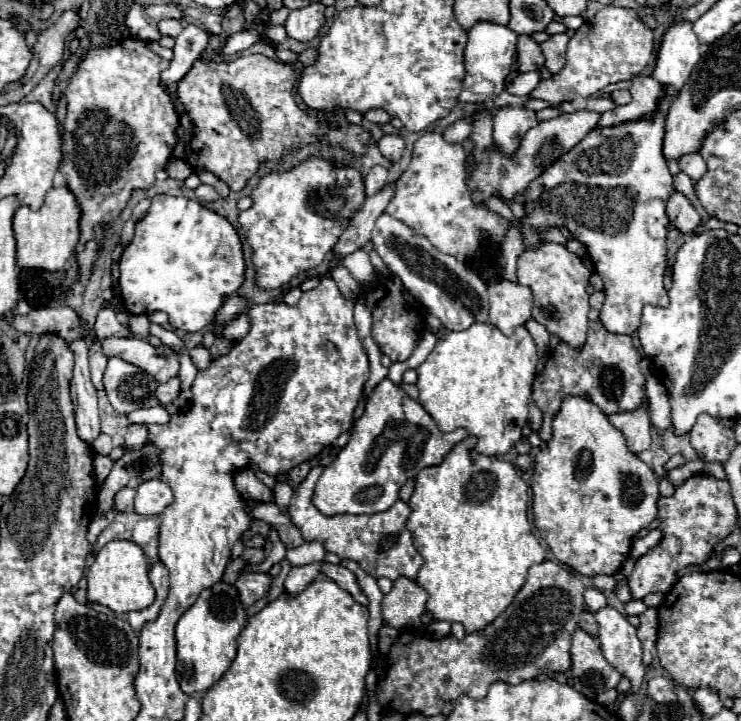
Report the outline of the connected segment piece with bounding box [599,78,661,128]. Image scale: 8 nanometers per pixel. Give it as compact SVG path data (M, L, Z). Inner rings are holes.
M633 78L633 86L629 92L631 92L631 102L627 106L617 106L613 110L613 116L611 112L603 112L599 128L617 126L623 122L639 120L645 114L651 114L657 108L661 84L655 78Z

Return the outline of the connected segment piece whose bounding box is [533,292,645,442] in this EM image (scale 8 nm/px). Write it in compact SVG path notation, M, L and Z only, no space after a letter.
M593 292L589 298L589 332L587 342L581 352L563 352L563 344L557 346L555 354L549 356L545 370L533 382L533 400L537 408L543 412L543 422L539 428L539 436L543 442L551 438L551 422L557 414L563 396L567 394L587 394L587 398L597 404L605 414L635 410L645 400L645 376L639 368L639 356L633 348L631 336L619 336L607 332L599 322L599 310L603 306L605 294Z

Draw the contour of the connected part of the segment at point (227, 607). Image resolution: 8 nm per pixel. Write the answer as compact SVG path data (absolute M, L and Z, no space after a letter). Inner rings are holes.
M217 582L203 590L197 602L177 622L177 678L189 696L209 690L231 666L237 656L237 638L247 624L247 612L233 584Z

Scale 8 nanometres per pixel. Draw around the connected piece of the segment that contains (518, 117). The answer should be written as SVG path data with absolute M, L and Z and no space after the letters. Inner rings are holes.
M523 106L499 108L495 112L495 122L493 122L495 146L505 154L513 154L519 144L519 136L536 126L538 122L536 113Z

